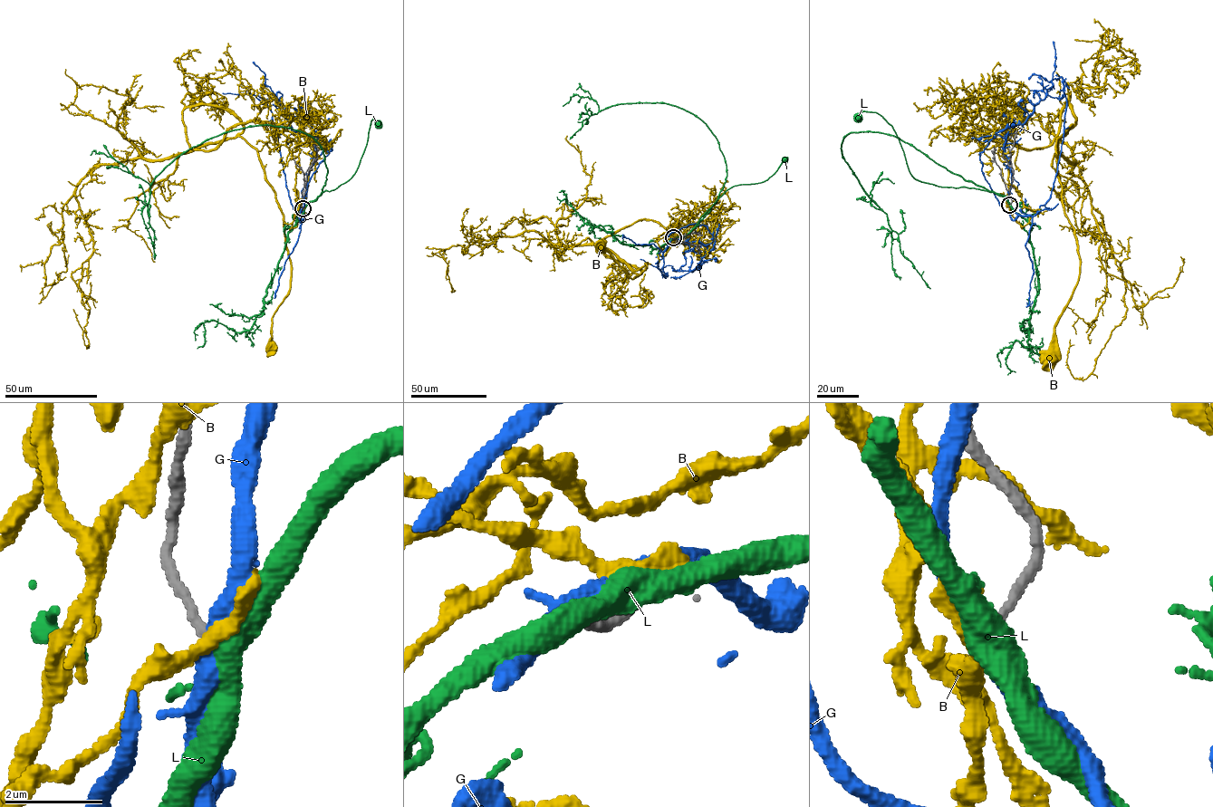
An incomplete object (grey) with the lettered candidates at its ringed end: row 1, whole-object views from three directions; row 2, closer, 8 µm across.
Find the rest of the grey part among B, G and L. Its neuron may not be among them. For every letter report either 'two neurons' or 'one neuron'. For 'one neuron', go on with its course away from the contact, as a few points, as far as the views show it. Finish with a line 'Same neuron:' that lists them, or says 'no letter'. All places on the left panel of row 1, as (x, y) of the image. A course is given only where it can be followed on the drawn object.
B: two neurons
G: two neurons
L: one neuron | via (303, 209), (322, 192), (336, 189), (349, 180), (366, 146), (370, 120), (374, 119), (380, 124)
Same neuron: L

